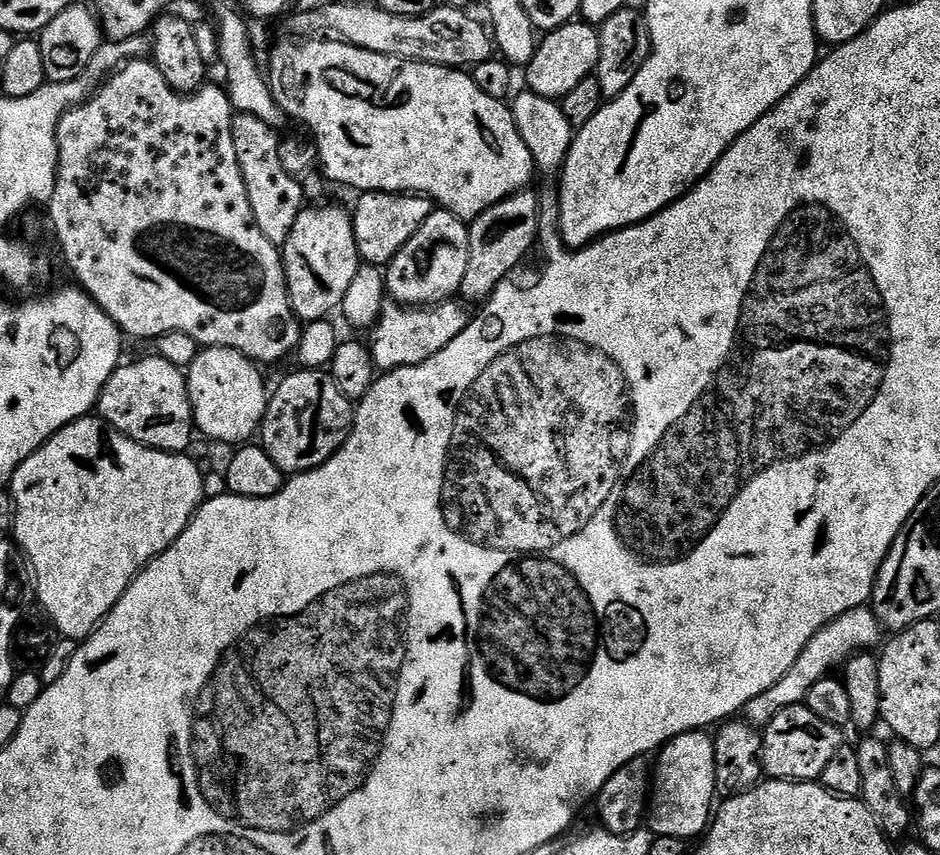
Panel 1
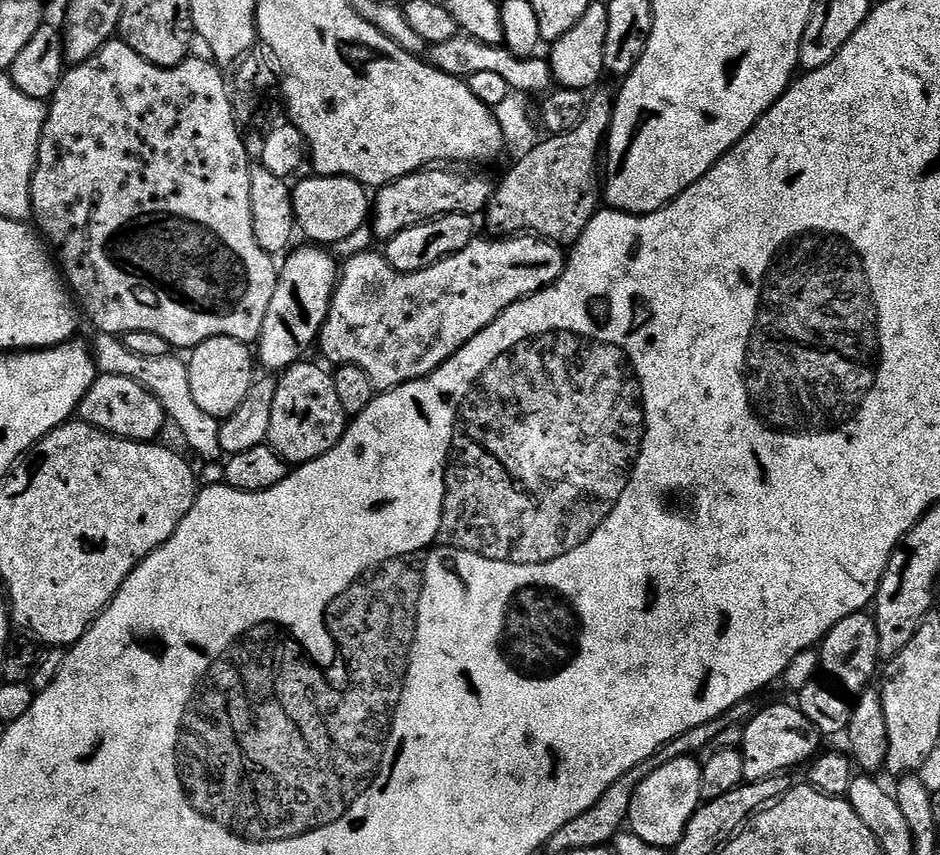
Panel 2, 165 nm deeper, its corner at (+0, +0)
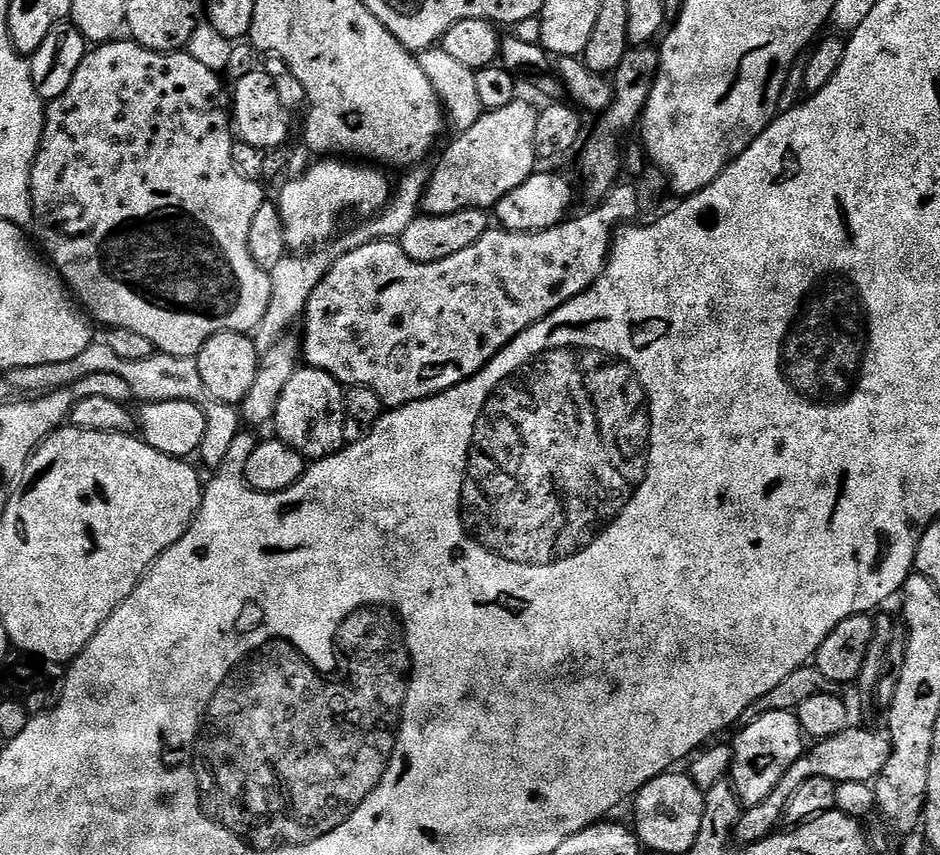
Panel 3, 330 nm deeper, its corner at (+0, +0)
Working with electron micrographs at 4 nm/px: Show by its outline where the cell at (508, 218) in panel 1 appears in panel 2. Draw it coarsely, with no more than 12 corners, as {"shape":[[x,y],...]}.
{"shape":[[613,97],[515,161],[482,220],[575,245],[602,200]]}

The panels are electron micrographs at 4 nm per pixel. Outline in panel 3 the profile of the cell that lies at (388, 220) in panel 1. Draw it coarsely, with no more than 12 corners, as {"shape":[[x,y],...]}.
{"shape":[[523,98],[431,169],[420,212],[491,209],[538,168]]}

